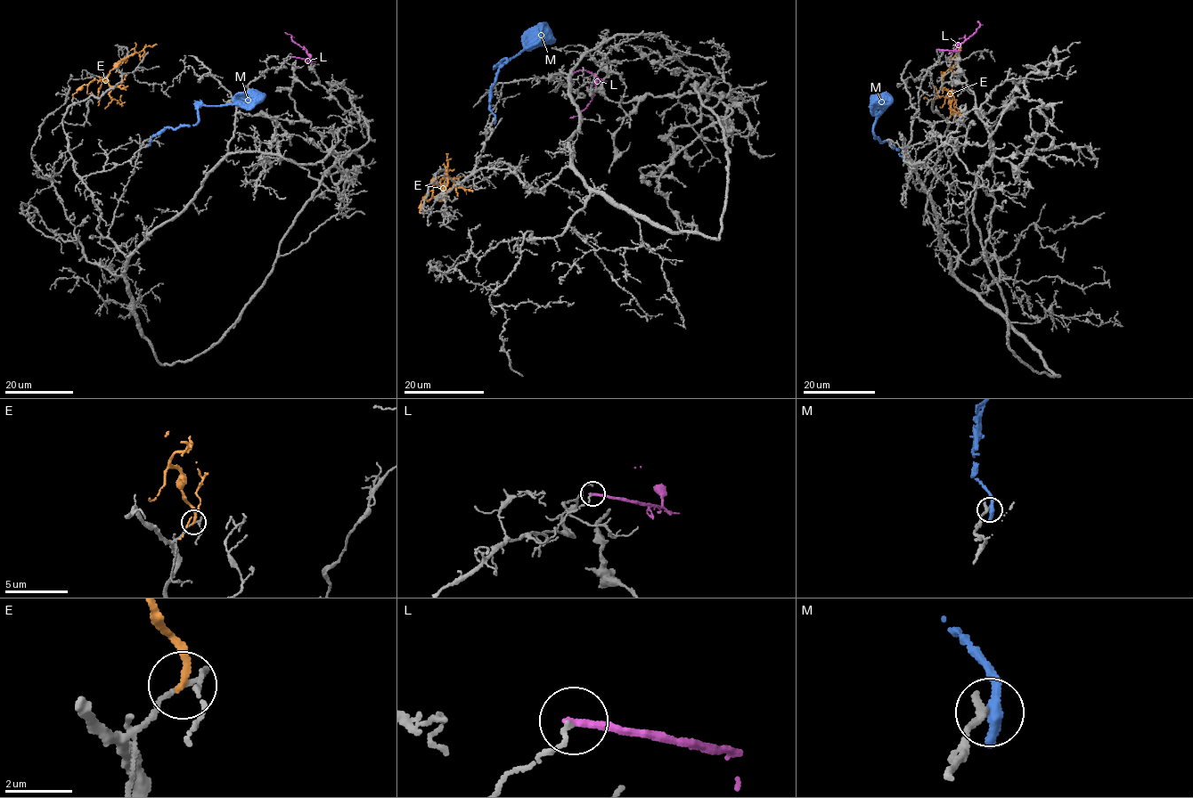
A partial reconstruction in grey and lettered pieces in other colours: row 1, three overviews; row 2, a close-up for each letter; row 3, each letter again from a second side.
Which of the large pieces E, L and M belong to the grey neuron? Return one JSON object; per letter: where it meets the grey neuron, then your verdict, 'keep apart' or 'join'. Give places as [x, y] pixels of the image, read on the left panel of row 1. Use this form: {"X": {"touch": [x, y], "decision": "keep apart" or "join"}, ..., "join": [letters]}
{"E": {"touch": [72, 99], "decision": "keep apart"}, "L": {"touch": [291, 56], "decision": "keep apart"}, "M": {"touch": [146, 146], "decision": "keep apart"}, "join": []}

